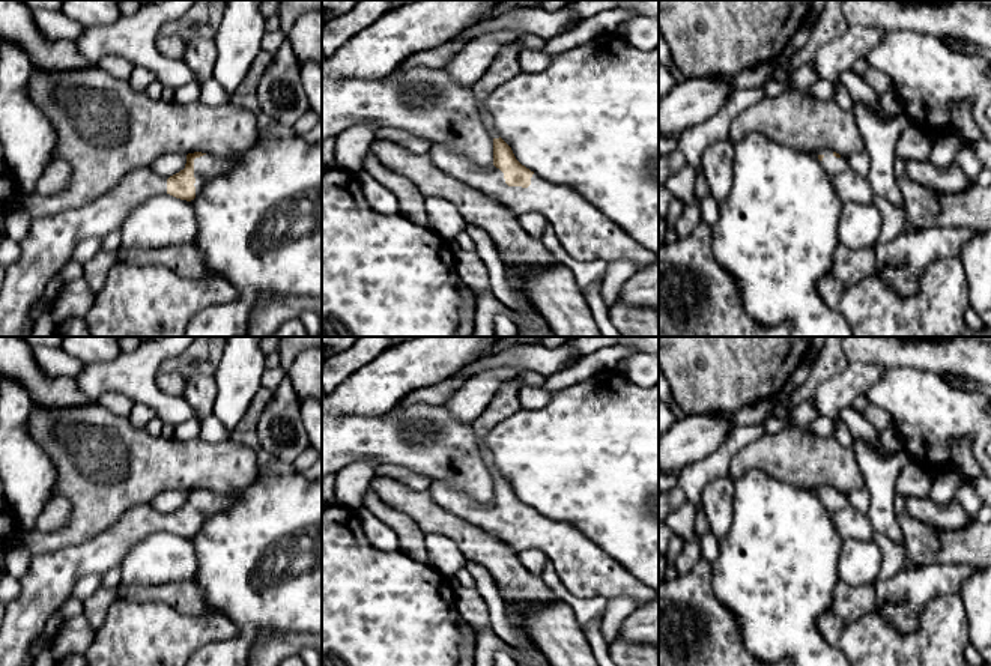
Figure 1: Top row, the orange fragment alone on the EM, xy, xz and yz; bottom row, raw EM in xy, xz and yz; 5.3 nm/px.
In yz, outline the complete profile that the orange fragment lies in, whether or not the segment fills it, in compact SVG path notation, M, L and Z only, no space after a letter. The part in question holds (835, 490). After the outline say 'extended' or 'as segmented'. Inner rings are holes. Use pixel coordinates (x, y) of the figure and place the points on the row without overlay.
M821 486L817 492L842 538L872 540L875 531L869 516L854 510L844 493L830 486Z | extended

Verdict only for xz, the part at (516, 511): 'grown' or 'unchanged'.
grown

